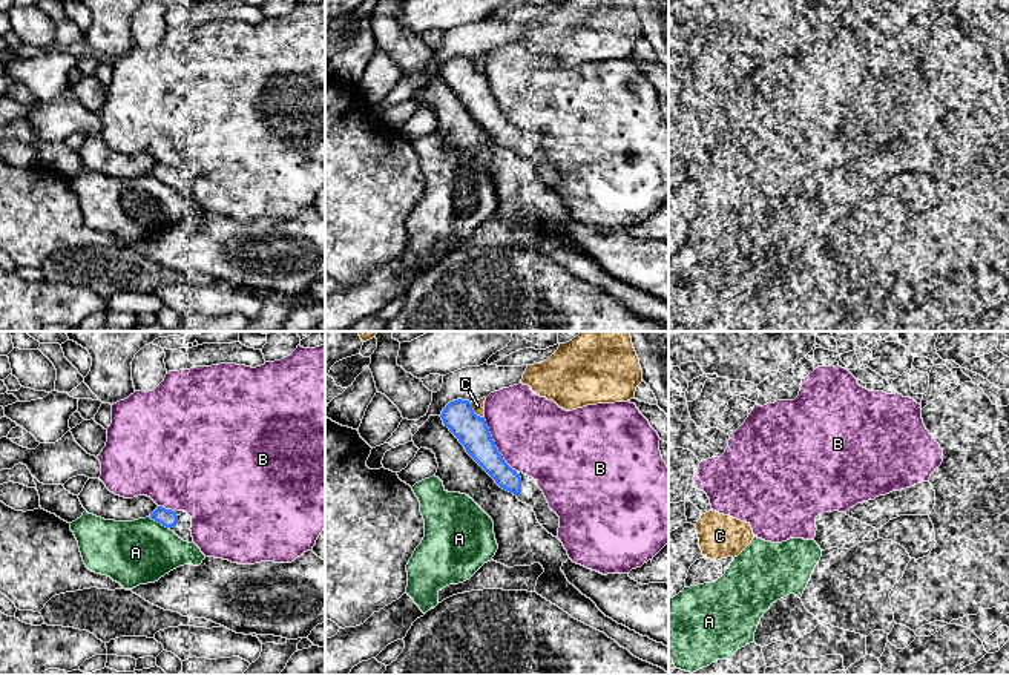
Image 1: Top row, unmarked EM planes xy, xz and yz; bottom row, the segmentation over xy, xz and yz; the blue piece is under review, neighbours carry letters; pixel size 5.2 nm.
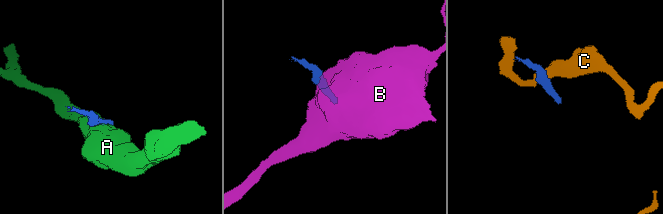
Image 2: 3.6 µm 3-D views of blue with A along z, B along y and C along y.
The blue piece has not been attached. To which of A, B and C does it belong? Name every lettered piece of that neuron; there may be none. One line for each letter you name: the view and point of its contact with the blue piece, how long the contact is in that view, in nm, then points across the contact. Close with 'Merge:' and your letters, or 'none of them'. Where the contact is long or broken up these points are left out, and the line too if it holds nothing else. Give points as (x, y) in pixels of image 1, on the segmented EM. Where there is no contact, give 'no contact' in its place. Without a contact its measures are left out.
Merge: none of them

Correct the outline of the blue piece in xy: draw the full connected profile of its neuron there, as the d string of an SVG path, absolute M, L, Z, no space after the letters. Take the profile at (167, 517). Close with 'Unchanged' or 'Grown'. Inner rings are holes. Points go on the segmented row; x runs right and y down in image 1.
M158 506L152 514L150 519L161 523L163 526L173 531L179 538L184 542L193 543L192 537L192 517L184 511L172 511L163 506Z. Grown

